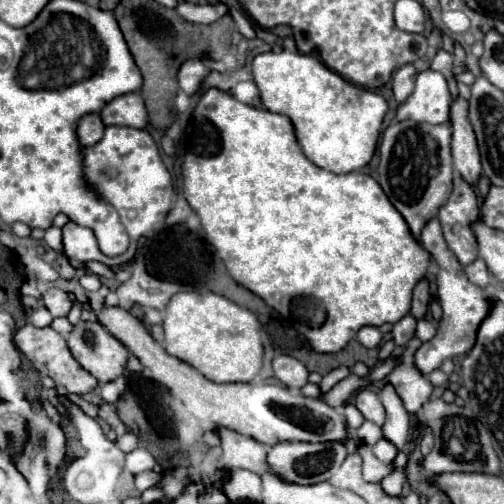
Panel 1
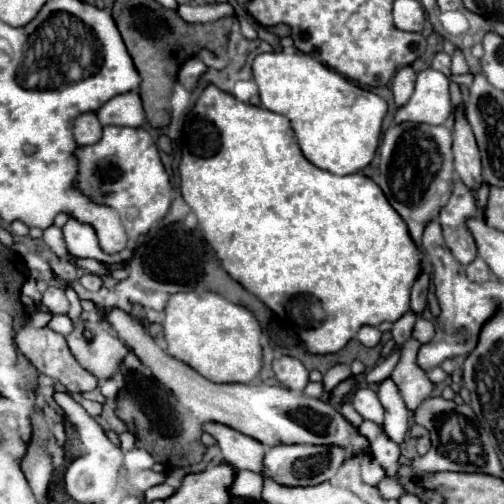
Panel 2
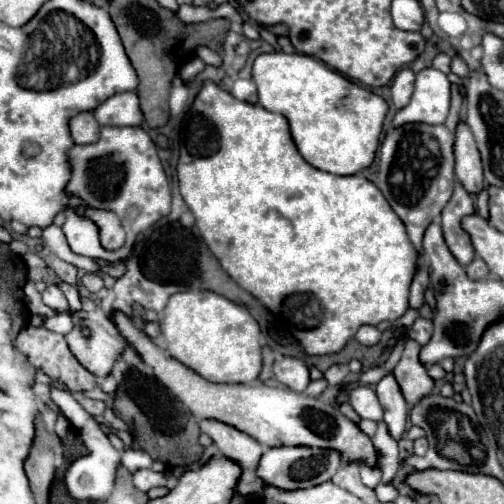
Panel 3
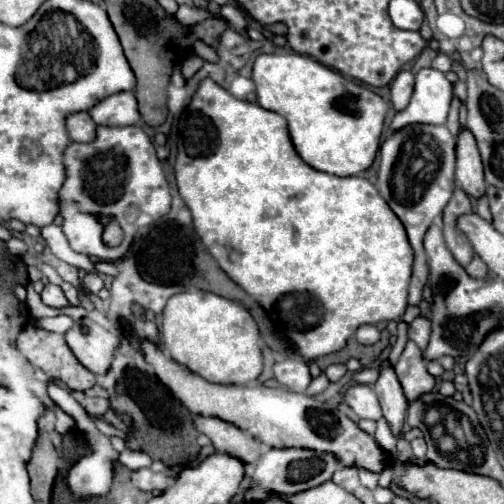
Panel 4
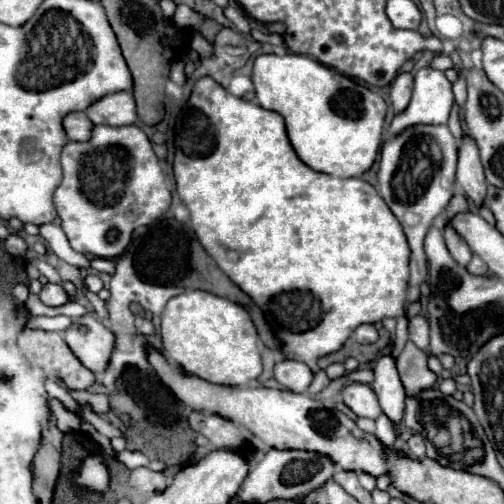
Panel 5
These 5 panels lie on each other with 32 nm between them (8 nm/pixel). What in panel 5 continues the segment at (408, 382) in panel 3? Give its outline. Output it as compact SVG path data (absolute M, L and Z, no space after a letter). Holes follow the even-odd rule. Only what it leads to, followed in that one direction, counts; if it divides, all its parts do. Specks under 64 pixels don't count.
M406 342L402 354L398 356L398 374L402 380L402 386L406 390L406 396L412 396L412 392L420 392L420 388L434 388L436 374L428 370L426 366L426 352L422 352L414 342Z

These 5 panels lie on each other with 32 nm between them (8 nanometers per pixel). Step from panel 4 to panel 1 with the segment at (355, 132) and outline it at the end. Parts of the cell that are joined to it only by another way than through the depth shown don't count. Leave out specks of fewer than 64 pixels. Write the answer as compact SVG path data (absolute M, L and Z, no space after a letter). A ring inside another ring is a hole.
M300 52L258 54L252 62L252 72L264 108L292 120L304 154L316 166L334 174L348 174L370 162L388 110L380 94L344 80L314 56Z

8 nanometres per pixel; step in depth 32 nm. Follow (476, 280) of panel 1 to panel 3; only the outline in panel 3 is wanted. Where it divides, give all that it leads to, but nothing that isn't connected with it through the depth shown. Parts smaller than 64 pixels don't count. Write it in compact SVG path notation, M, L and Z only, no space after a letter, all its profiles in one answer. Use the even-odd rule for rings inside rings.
M474 258L474 260L466 266L466 272L468 272L468 276L470 276L472 280L486 280L486 278L490 278L490 270L488 270L488 266L484 264L482 258Z

